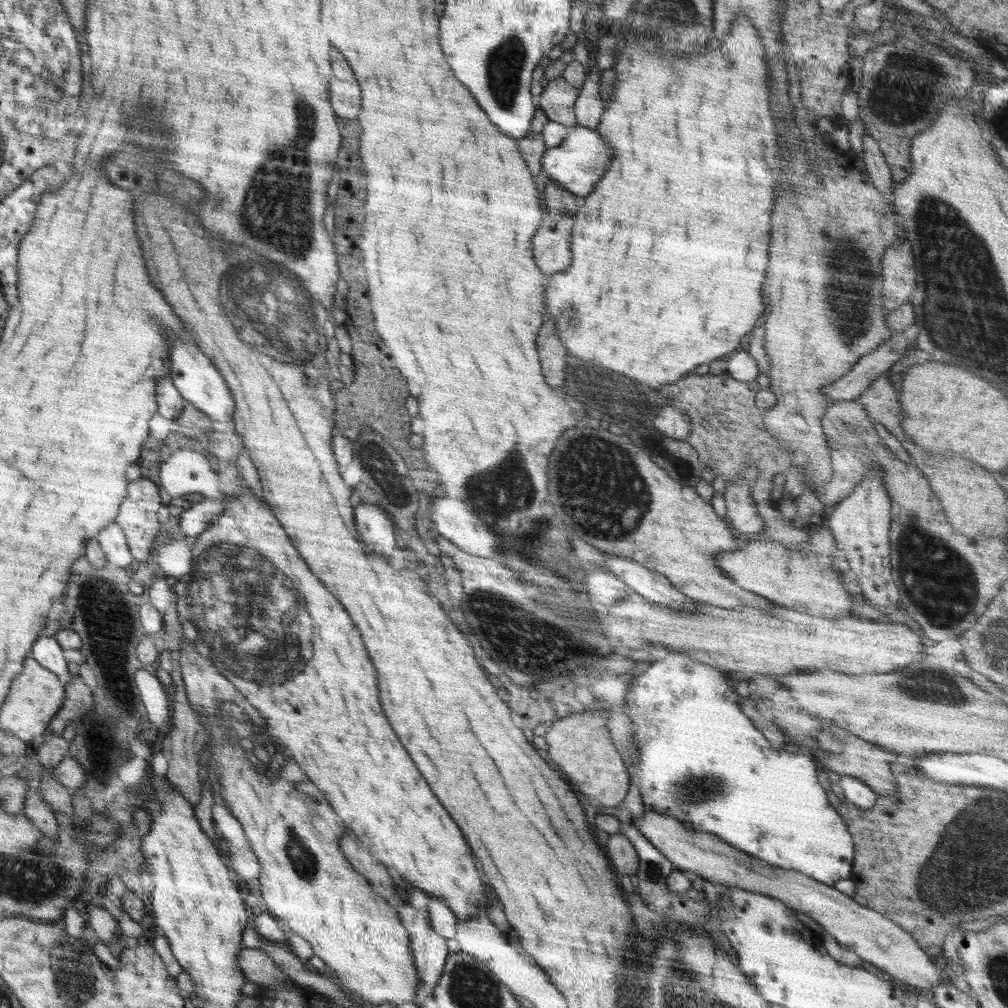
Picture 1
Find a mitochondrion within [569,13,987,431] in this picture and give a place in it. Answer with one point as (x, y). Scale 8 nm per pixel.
(906, 90)

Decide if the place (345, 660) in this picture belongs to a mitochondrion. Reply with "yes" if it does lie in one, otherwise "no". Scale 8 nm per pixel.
no

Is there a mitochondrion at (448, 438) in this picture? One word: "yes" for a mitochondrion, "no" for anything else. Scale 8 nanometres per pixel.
no

